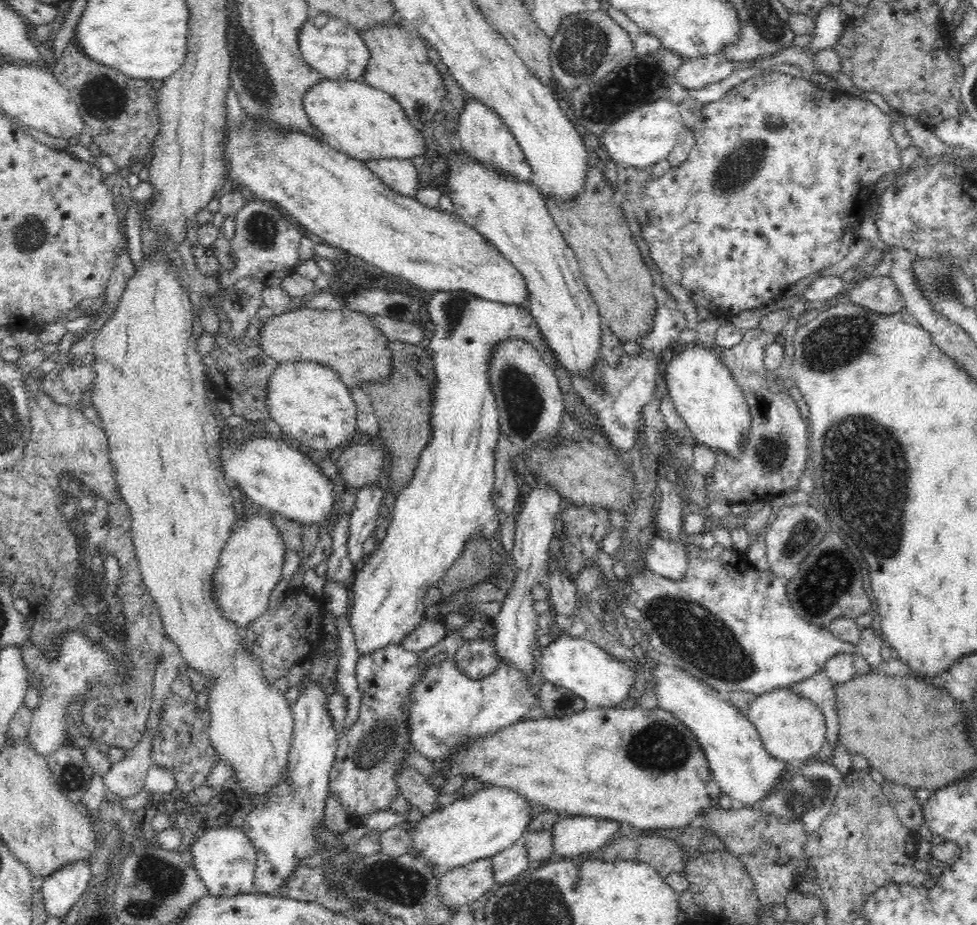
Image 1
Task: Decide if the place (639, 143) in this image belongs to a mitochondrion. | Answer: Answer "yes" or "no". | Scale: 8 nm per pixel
no

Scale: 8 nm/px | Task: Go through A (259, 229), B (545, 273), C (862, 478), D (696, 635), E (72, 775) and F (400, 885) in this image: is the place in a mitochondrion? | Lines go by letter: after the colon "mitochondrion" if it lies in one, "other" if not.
A: mitochondrion
B: other
C: mitochondrion
D: mitochondrion
E: mitochondrion
F: mitochondrion

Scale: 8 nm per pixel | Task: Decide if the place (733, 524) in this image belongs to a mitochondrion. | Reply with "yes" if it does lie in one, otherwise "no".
no

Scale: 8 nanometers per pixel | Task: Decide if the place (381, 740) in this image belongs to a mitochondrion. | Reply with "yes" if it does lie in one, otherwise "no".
yes

